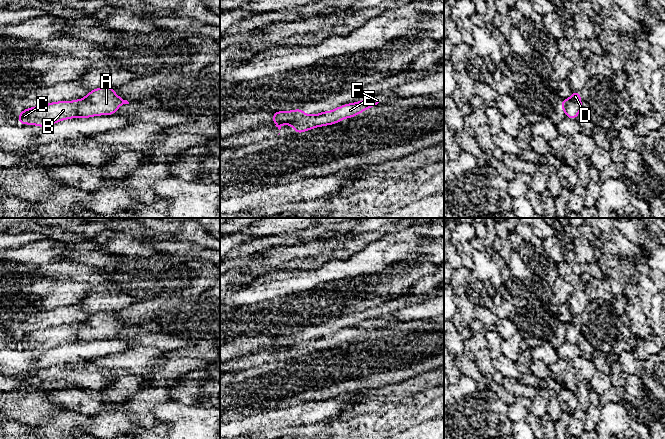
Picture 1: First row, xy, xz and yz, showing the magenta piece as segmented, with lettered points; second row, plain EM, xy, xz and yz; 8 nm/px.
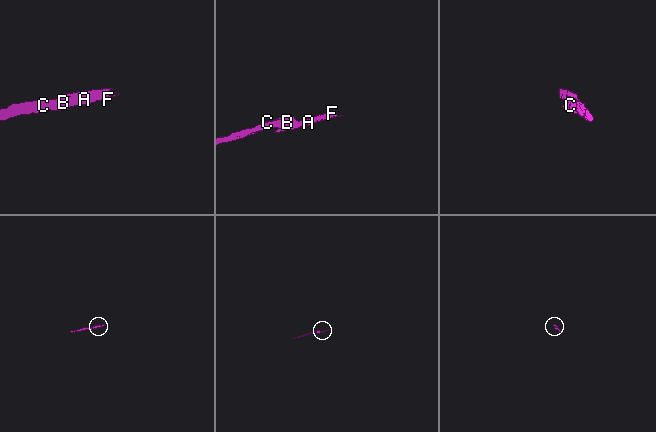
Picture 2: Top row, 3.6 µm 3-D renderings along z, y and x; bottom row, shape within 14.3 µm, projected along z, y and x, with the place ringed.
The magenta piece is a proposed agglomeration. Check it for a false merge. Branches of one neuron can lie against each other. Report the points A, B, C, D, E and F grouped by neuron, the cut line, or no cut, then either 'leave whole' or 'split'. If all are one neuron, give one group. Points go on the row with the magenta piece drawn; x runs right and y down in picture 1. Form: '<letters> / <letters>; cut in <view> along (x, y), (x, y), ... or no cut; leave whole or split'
A D E F / B C; cut in xz along (307, 115), (286, 123); split

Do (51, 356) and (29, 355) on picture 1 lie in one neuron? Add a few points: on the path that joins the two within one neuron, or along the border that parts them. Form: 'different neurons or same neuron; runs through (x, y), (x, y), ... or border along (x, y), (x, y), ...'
different neurons; border along (40, 351), (36, 358), (36, 366), (40, 369)

